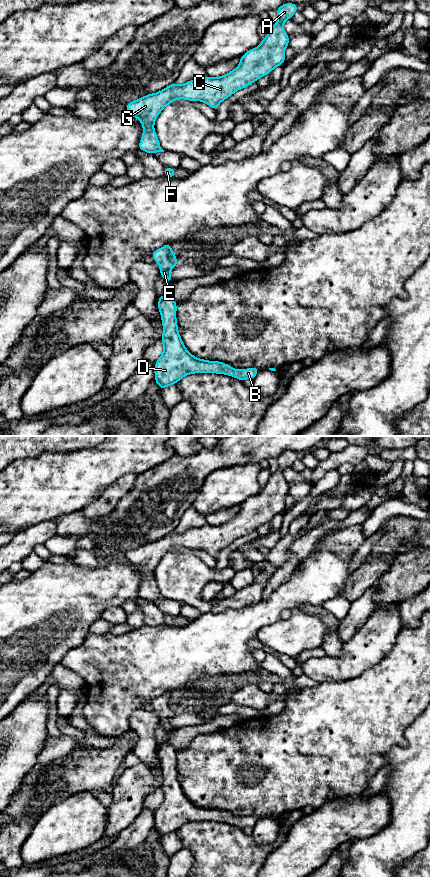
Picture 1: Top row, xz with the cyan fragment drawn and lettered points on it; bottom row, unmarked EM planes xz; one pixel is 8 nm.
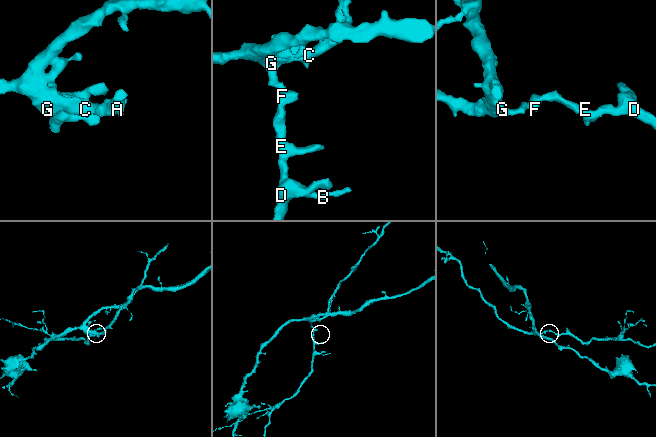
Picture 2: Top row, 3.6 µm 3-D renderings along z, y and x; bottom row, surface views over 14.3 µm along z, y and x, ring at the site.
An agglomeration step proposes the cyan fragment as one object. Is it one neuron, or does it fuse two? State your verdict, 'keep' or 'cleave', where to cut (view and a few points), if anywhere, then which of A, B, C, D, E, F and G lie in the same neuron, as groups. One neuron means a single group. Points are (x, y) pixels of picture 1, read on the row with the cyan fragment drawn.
keep; no cut; A B C D E F G

